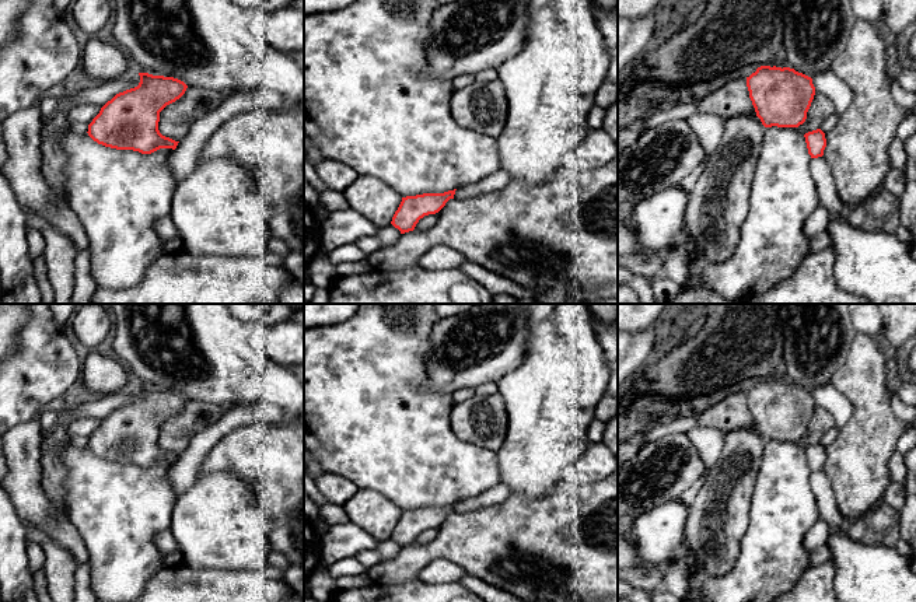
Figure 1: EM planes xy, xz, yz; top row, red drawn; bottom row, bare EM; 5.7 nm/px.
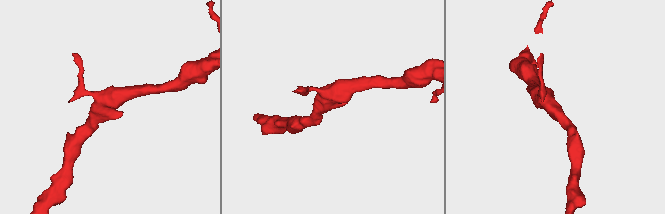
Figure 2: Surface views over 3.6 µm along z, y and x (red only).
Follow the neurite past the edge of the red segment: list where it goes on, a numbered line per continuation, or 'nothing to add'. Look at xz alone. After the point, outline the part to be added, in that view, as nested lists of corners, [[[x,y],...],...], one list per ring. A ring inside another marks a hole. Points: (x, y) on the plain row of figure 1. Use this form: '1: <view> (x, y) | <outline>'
nothing to add

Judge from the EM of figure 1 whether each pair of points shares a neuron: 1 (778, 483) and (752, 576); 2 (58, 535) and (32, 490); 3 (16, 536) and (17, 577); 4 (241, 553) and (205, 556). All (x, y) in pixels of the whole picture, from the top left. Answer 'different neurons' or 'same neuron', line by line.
1: same neuron
2: same neuron
3: same neuron
4: same neuron

